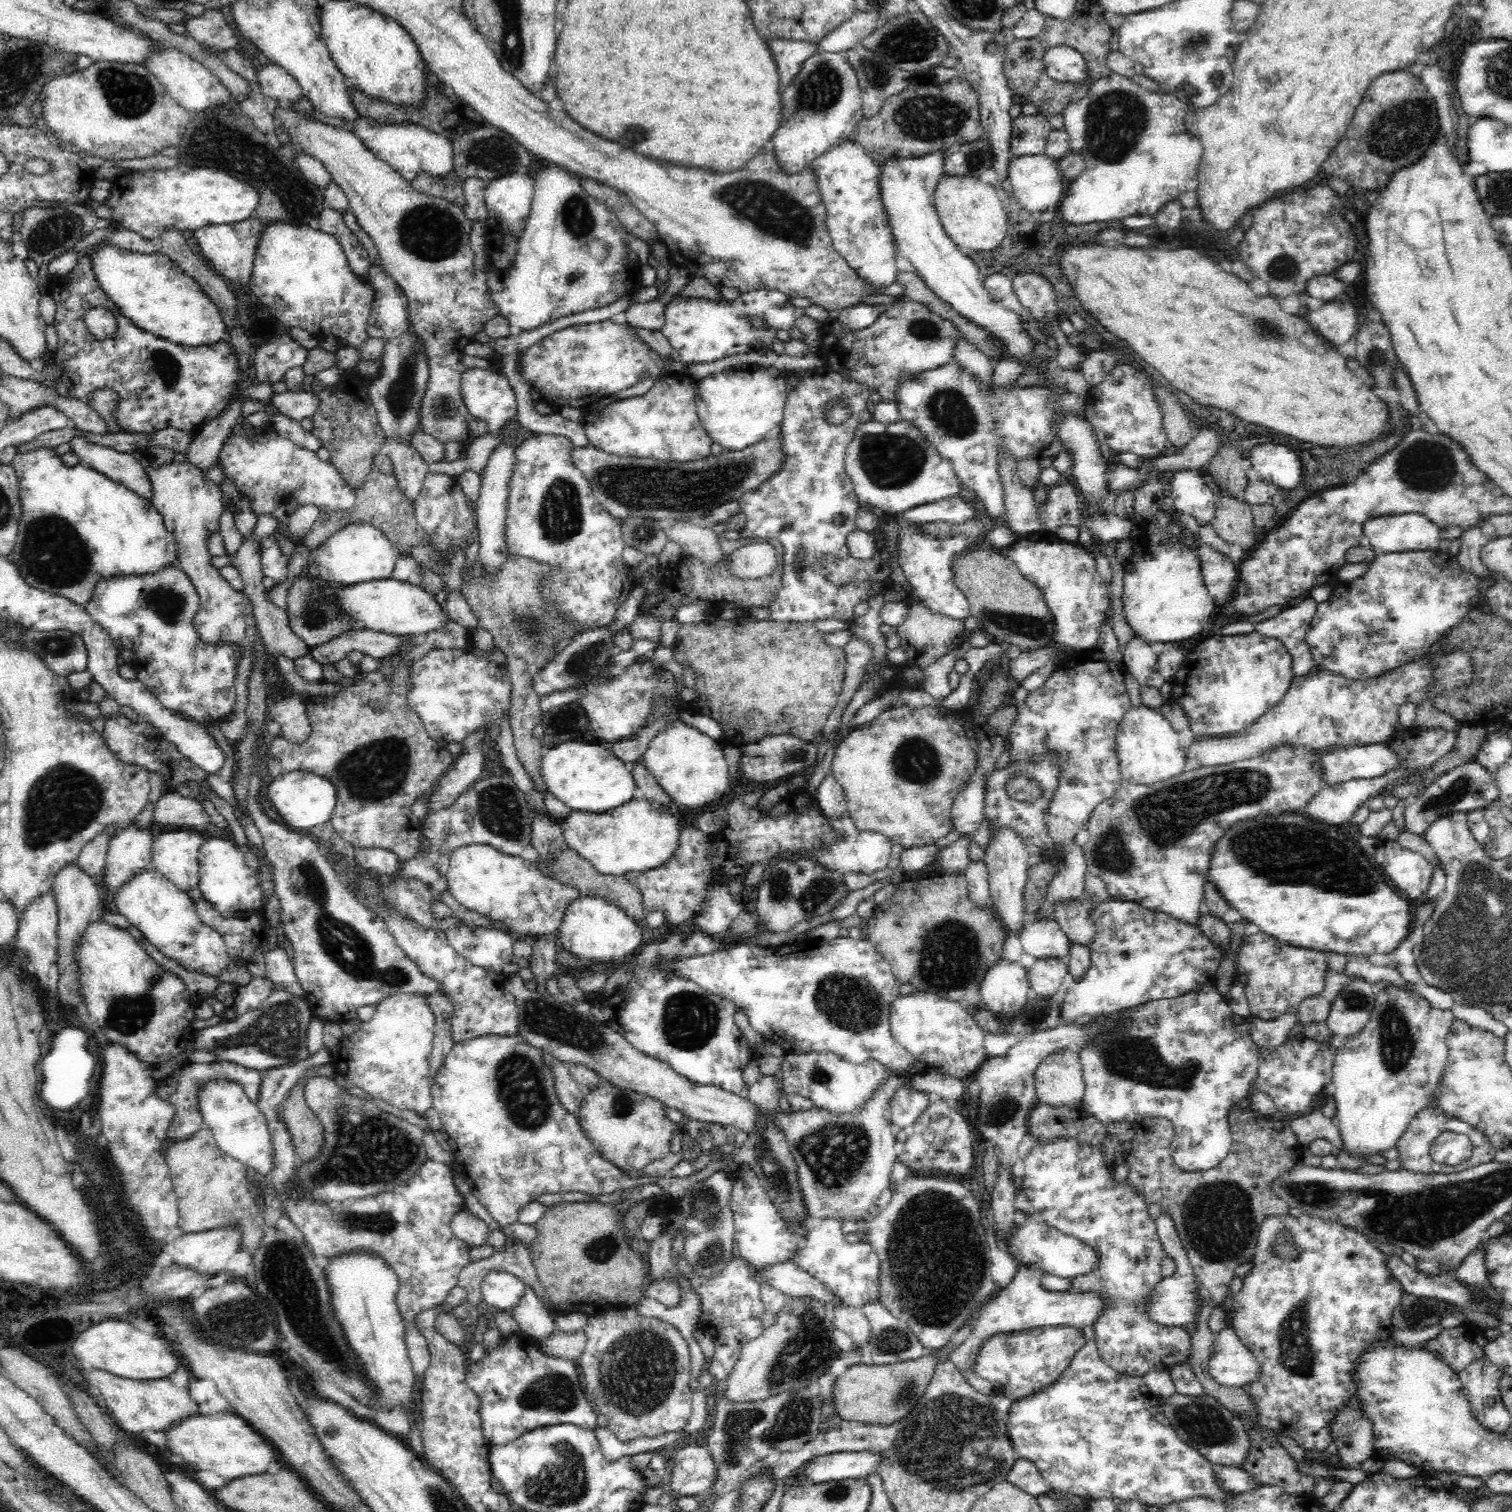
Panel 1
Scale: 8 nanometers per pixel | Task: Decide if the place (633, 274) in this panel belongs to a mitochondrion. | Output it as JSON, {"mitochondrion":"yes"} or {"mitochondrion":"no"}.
{"mitochondrion":"no"}

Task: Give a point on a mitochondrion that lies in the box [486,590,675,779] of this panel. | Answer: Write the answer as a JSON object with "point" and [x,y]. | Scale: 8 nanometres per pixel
{"point":[533,630]}

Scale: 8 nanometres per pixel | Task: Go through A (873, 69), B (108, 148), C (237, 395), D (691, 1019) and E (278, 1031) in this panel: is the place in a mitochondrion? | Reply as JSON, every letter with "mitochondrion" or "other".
{"A":"mitochondrion","B":"other","C":"other","D":"mitochondrion","E":"mitochondrion"}

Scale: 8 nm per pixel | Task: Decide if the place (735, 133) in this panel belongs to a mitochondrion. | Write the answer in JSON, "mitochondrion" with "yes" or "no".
{"mitochondrion":"no"}

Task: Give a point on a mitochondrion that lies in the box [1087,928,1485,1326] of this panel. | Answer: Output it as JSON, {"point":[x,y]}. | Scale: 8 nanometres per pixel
{"point":[1218,1217]}

